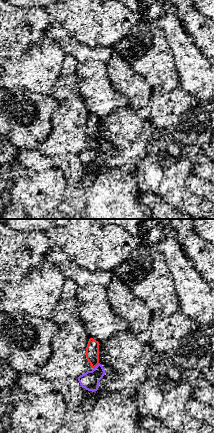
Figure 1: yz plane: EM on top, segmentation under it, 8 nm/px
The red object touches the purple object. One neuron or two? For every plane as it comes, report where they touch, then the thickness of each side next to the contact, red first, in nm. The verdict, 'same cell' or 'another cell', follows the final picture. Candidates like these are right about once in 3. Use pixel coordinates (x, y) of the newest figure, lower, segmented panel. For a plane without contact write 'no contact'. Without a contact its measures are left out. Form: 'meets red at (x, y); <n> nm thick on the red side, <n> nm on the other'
meets red at (96, 365); 110 nm thick on the red side, 140 nm on the other

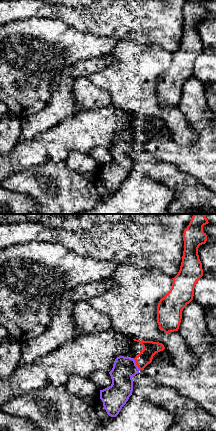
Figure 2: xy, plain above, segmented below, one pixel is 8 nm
meets red at (136, 364); 120 nm thick on the red side, 190 nm on the other

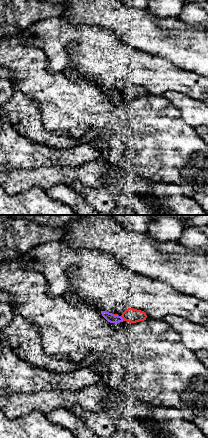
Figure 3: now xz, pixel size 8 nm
meets red at (122, 317); 120 nm thick on the red side, 70 nm on the other

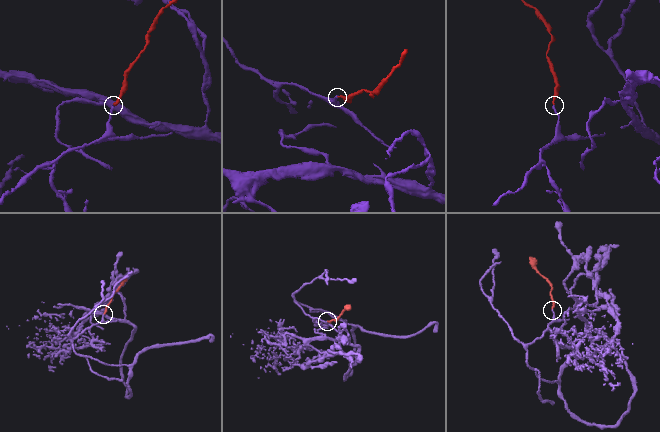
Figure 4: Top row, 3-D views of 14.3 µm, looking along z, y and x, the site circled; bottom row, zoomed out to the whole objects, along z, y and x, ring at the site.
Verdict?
same cell

